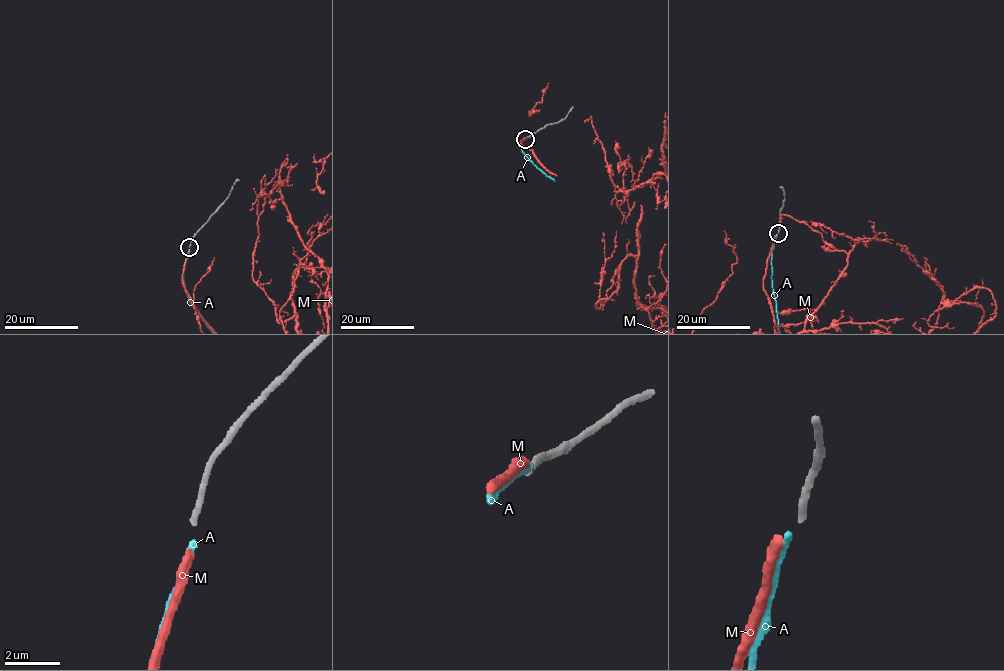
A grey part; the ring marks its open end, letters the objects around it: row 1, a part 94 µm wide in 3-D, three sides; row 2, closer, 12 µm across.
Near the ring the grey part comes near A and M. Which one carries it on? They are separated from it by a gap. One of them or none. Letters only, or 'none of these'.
none of these

